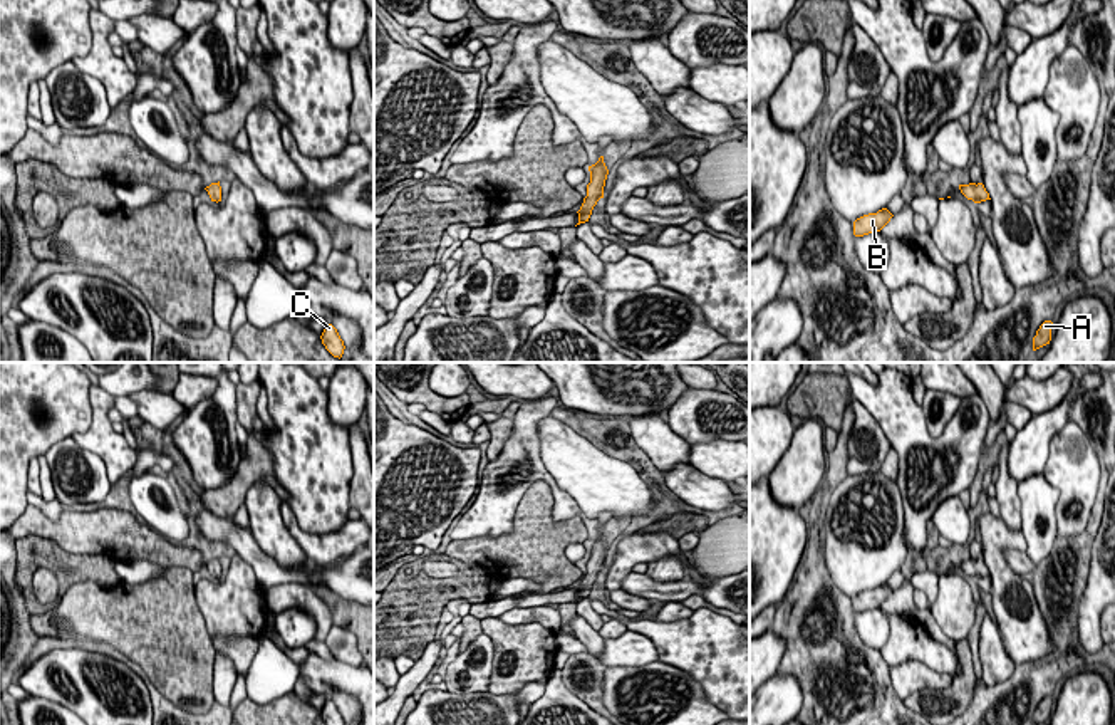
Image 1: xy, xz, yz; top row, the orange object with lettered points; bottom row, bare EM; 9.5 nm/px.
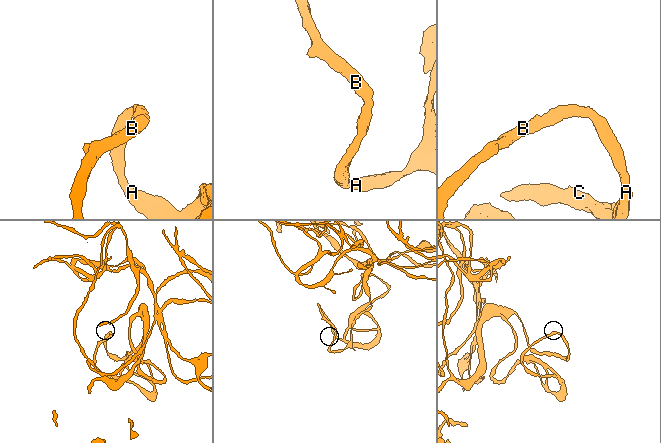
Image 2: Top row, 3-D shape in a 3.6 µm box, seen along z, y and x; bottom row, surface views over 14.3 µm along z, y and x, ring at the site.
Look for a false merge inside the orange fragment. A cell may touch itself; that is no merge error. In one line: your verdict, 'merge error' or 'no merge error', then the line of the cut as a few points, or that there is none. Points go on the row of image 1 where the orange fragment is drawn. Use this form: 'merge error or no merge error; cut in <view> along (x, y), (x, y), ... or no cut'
no merge error; no cut

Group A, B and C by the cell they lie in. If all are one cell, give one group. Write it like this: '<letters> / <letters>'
A B C

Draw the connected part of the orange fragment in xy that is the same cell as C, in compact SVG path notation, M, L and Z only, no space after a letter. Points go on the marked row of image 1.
M327 324L322 336L322 344L325 346L325 349L334 356L334 357L342 357L344 354L344 341L340 339L337 329L332 324Z

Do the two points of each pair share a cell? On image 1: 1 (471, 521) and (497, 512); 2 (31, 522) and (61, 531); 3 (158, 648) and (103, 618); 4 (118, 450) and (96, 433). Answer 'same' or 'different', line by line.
1: same
2: same
3: same
4: same

